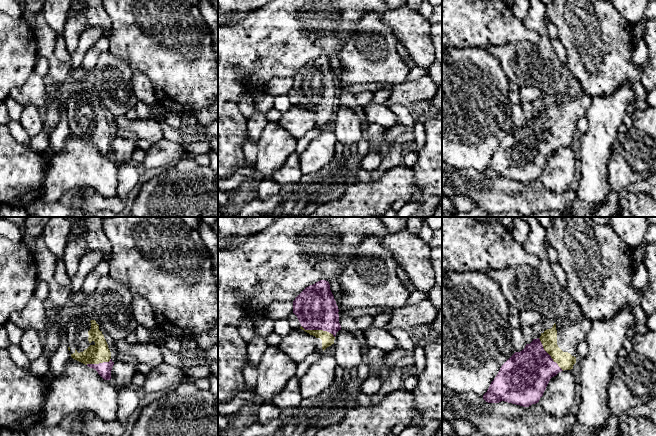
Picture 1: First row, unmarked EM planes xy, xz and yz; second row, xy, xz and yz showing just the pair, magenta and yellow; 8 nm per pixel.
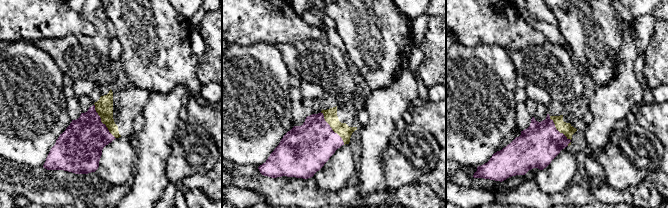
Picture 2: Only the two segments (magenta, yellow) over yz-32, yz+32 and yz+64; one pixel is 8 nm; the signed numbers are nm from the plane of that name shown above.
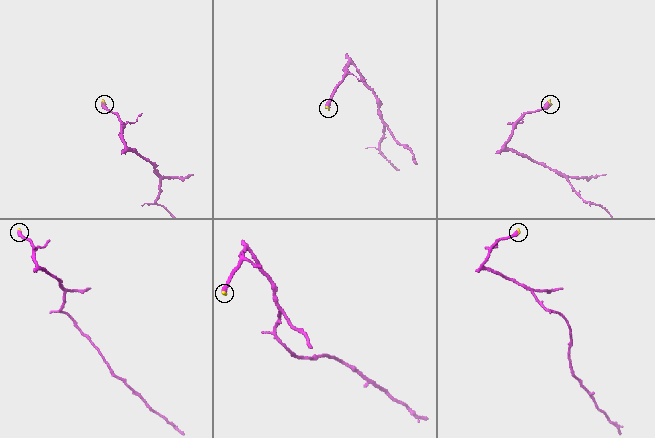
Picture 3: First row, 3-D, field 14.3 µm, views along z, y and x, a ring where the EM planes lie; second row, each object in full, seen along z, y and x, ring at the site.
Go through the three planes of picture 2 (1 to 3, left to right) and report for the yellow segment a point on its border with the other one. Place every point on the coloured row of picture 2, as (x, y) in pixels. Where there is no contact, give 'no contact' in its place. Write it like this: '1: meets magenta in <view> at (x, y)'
1: meets magenta in yz-32 at (100, 121)
2: meets magenta in yz+32 at (331, 128)
3: meets magenta in yz+64 at (559, 132)

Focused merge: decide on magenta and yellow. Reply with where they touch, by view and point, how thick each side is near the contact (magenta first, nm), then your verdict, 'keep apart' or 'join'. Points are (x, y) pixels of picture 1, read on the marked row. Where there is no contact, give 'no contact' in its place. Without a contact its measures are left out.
contact xz (318, 329); calibres 340 and 100 nm; join

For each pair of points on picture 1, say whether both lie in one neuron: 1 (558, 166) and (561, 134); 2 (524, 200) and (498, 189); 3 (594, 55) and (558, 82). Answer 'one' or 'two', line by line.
1: two
2: one
3: two

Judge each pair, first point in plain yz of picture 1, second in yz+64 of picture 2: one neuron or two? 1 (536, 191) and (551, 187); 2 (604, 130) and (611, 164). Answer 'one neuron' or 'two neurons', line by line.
1: two neurons
2: two neurons

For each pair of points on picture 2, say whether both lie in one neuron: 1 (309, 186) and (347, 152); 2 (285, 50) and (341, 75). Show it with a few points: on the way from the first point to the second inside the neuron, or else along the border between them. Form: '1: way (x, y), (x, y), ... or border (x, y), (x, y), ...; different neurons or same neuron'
1: border (312, 177), (321, 189), (327, 189), (332, 192); different neurons
2: way (299, 57), (304, 60), (313, 61), (327, 70); same neuron

